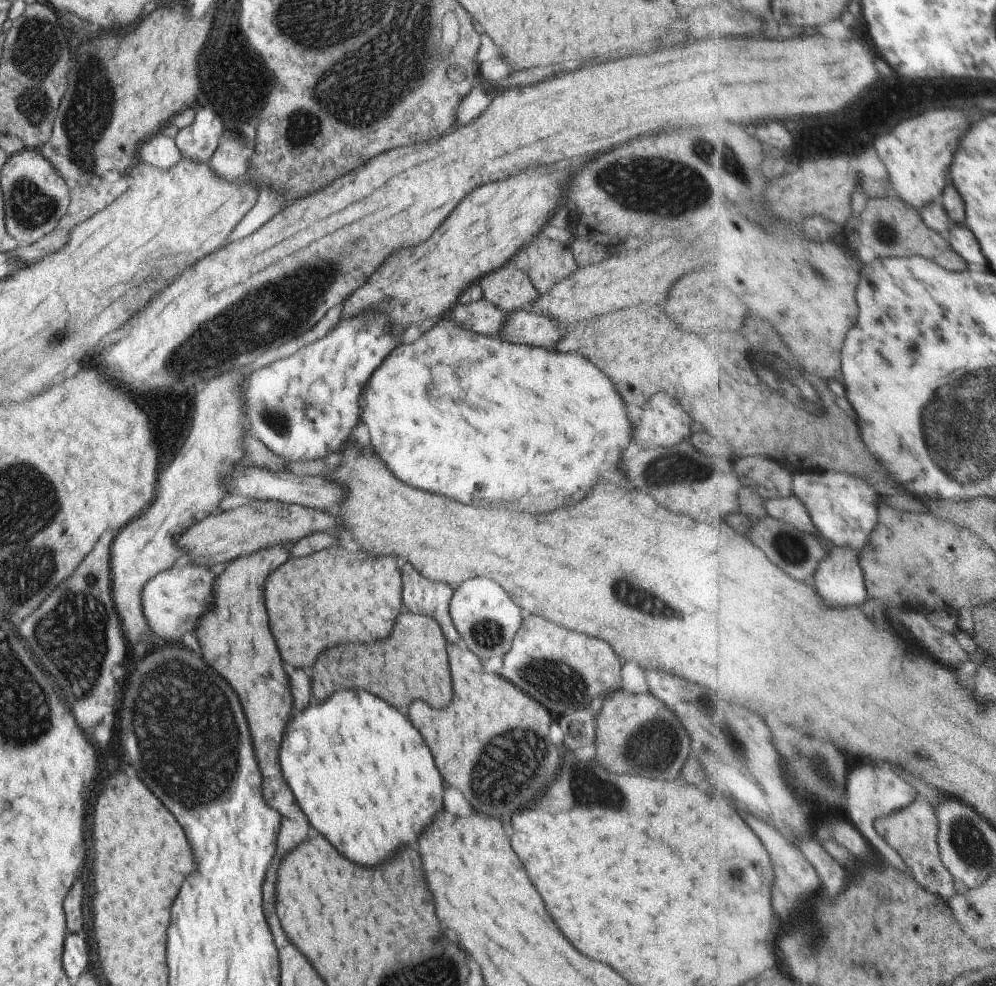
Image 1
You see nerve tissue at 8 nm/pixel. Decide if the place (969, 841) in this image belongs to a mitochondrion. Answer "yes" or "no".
yes

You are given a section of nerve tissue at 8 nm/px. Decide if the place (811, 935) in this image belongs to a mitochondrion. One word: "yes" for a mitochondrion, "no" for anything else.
yes

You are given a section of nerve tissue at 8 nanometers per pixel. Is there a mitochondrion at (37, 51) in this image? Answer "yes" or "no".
yes

